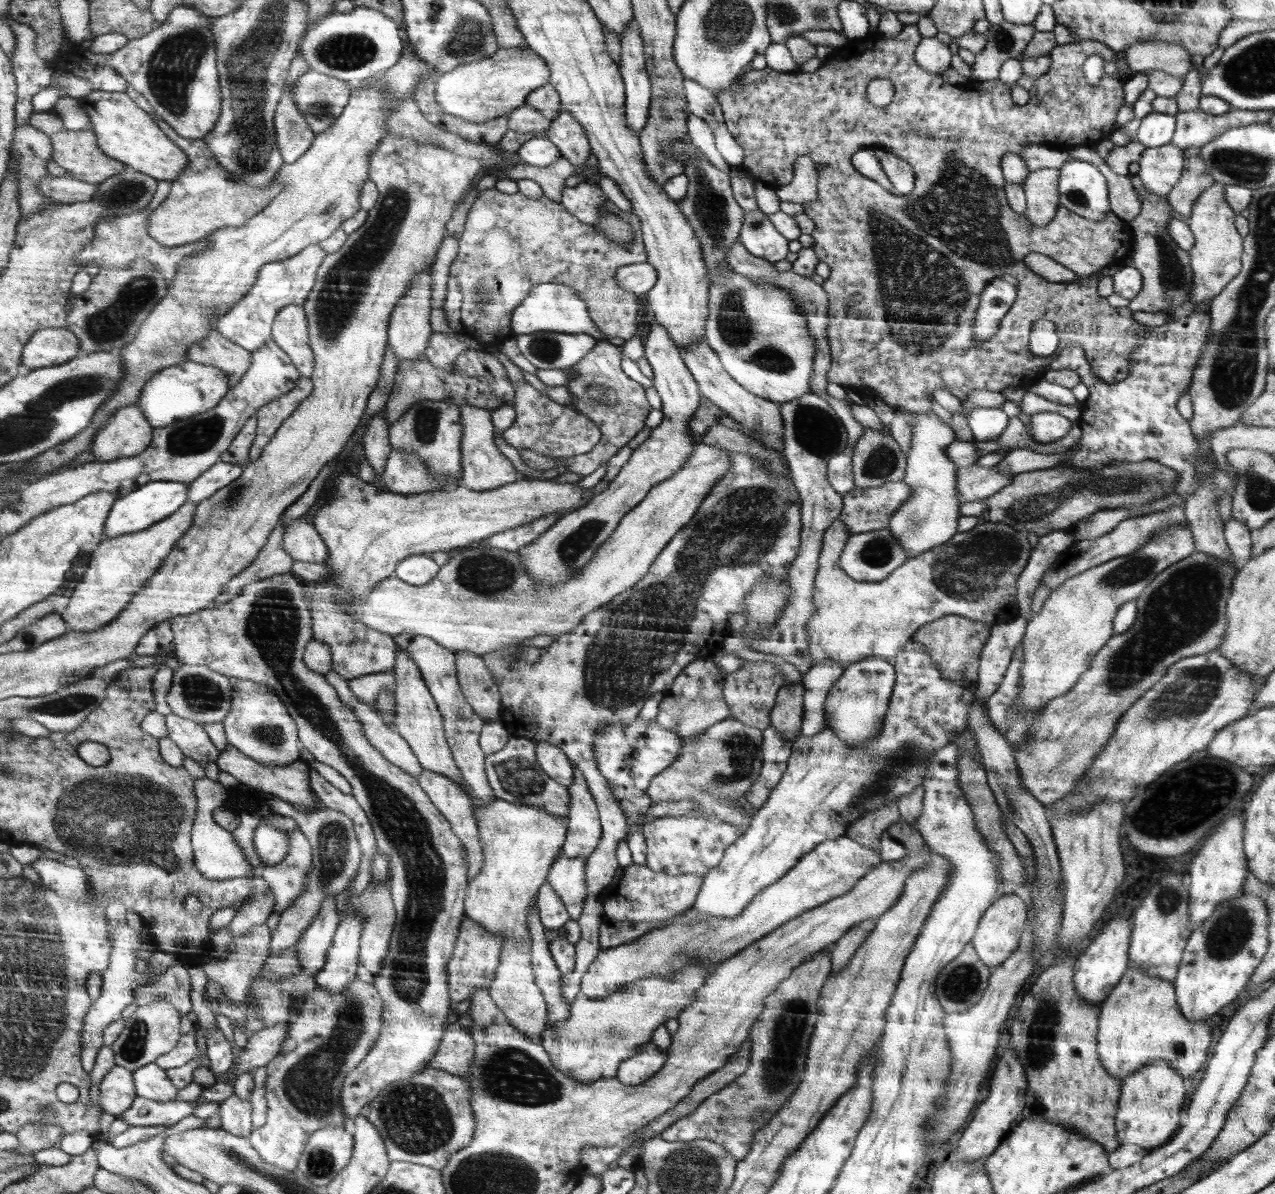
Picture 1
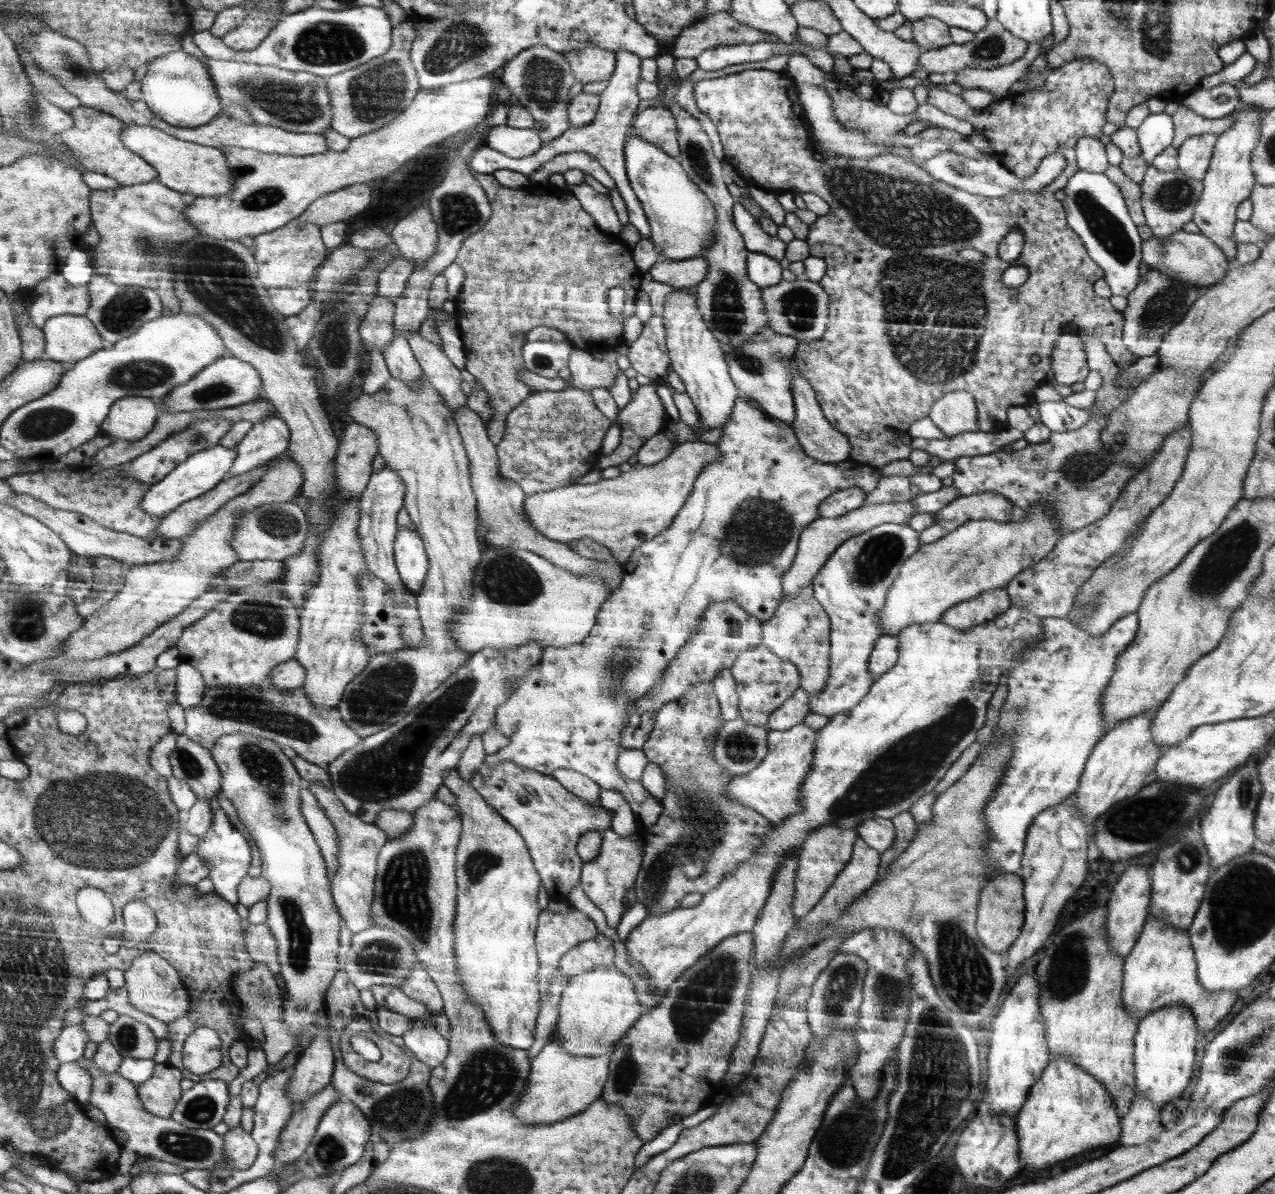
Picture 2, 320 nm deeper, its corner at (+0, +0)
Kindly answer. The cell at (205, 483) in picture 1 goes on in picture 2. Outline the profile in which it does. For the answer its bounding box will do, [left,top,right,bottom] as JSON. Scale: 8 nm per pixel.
[230,416,290,476]

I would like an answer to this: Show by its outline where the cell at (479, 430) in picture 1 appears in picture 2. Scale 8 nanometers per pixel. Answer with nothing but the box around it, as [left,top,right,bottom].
[407,331,467,413]

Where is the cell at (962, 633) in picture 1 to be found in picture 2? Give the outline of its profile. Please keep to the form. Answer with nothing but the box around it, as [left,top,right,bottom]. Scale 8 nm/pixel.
[940,588,1011,629]

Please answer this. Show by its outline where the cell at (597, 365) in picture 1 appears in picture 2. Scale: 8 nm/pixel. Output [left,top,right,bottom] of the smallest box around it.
[596,386,666,470]

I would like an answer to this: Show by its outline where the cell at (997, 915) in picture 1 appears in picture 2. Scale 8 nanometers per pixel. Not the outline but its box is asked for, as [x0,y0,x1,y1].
[975,873,1025,954]

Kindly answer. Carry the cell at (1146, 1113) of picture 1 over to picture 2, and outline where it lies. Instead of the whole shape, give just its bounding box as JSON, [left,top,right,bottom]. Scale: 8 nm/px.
[1134,1005,1199,1114]

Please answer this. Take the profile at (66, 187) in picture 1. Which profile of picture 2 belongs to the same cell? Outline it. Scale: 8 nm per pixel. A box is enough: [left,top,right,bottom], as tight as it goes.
[89,179,201,316]

